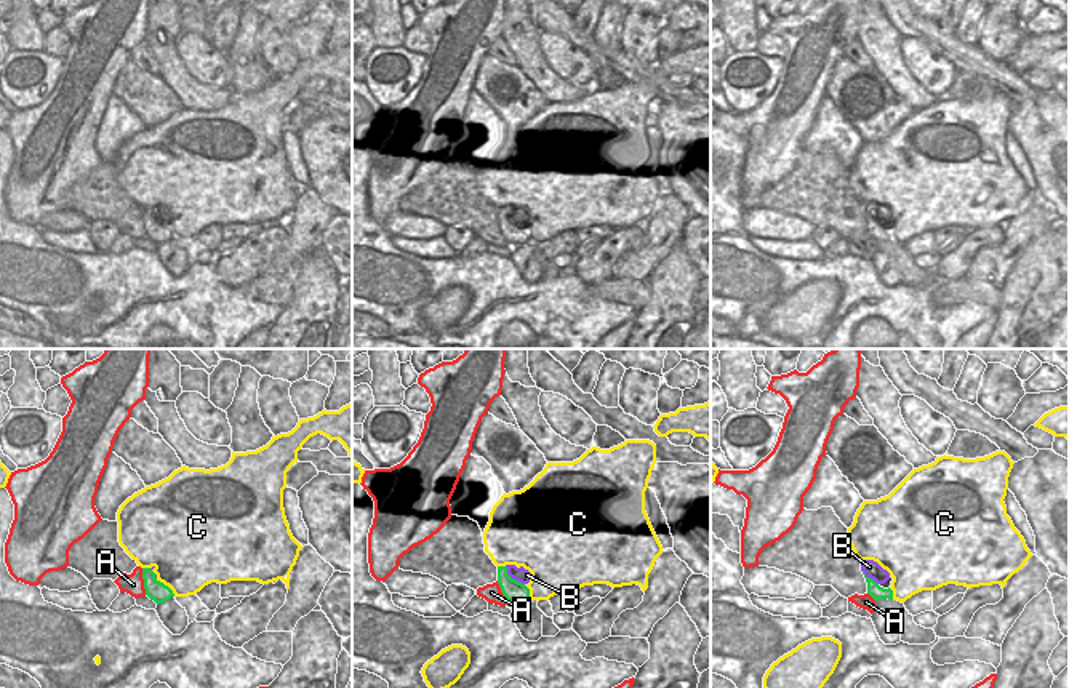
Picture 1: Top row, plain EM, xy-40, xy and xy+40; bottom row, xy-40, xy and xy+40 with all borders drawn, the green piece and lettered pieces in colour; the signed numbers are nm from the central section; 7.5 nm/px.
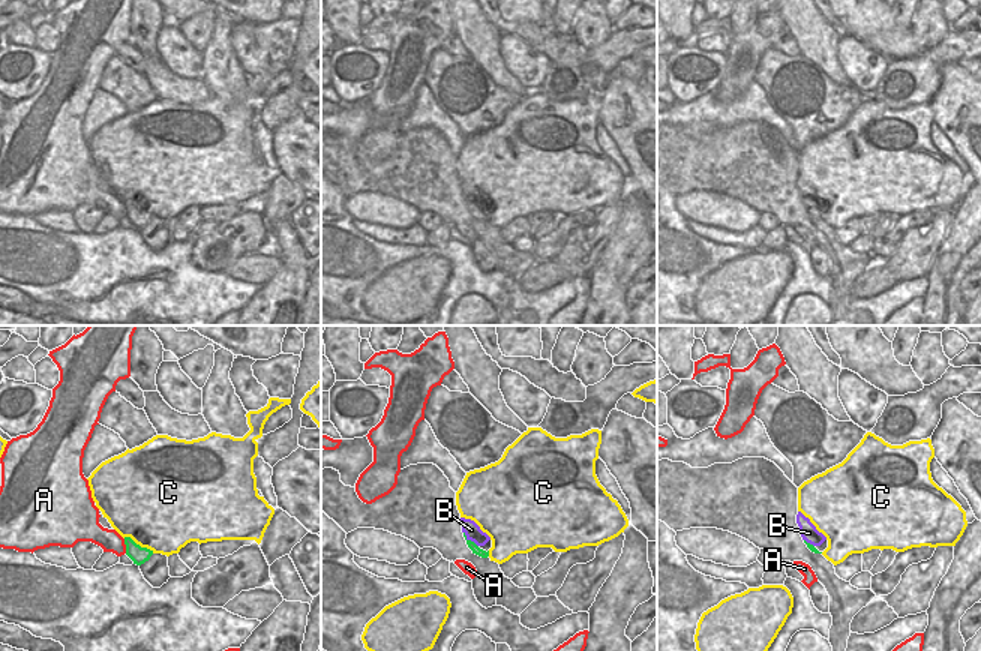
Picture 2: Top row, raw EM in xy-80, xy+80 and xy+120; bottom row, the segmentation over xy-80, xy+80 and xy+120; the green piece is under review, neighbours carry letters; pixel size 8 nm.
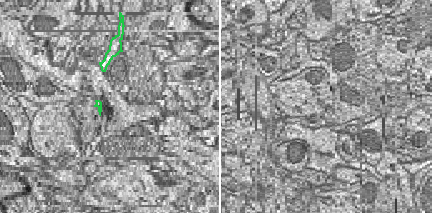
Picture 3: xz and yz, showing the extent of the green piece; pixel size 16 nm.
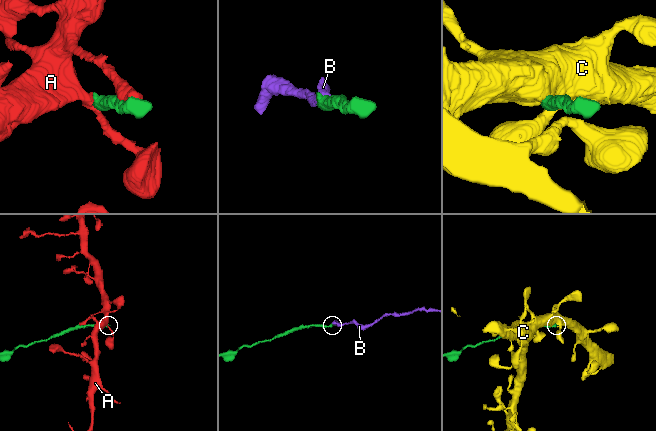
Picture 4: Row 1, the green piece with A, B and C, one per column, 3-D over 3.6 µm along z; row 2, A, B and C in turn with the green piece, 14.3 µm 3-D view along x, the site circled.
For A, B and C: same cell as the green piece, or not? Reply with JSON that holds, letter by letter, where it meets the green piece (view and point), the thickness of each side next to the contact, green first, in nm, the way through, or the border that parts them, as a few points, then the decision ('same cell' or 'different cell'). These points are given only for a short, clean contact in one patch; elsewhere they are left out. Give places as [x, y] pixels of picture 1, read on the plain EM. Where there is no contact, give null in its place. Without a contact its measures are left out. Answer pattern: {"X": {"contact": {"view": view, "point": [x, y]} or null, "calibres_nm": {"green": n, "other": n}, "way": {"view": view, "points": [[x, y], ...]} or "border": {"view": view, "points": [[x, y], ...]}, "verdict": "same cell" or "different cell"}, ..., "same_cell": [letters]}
{"A": {"contact": {"view": "xy-40", "point": [144, 223]}, "calibres_nm": {"green": 150, "other": 160}, "verdict": "different cell"}, "B": {"contact": {"view": "xy", "point": [511, 220]}, "calibres_nm": {"green": 170, "other": 110}, "way": {"view": "xy", "points": [[516, 234], [511, 220], [520, 216]]}, "verdict": "same cell"}, "C": {"contact": {"view": "xy-40", "point": [167, 228]}, "calibres_nm": {"green": 150, "other": 500}, "verdict": "different cell"}, "same_cell": ["B"]}

